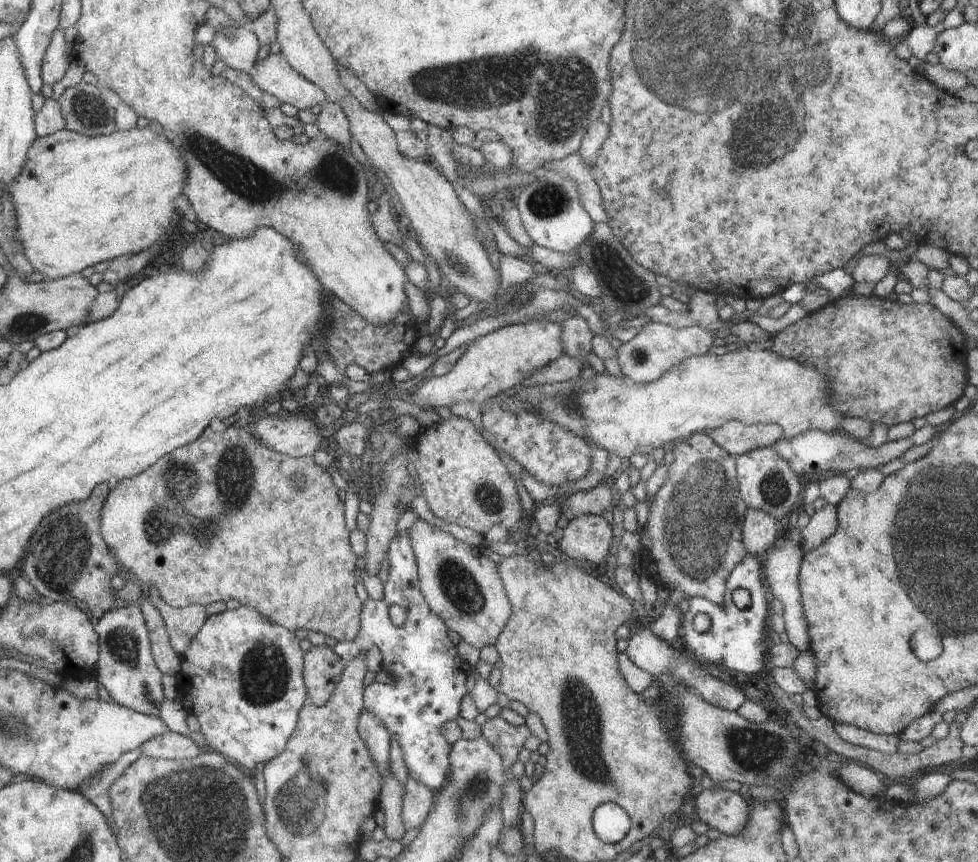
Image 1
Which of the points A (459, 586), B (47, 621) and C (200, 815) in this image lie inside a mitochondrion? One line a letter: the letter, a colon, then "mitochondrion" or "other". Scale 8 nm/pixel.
A: mitochondrion
B: other
C: mitochondrion

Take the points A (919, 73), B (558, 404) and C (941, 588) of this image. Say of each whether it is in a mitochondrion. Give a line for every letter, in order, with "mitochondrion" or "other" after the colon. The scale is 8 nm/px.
A: other
B: mitochondrion
C: mitochondrion

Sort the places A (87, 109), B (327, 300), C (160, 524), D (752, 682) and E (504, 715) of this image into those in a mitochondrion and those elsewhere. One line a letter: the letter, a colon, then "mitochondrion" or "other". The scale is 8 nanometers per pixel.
A: mitochondrion
B: other
C: mitochondrion
D: other
E: other

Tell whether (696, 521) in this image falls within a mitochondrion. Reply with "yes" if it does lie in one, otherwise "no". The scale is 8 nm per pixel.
yes

